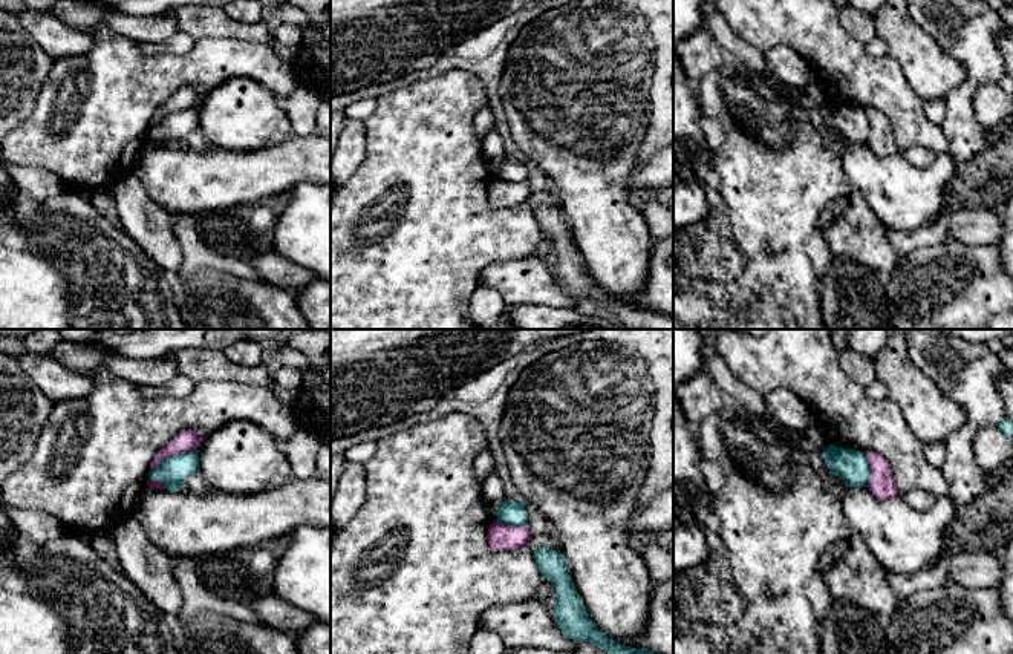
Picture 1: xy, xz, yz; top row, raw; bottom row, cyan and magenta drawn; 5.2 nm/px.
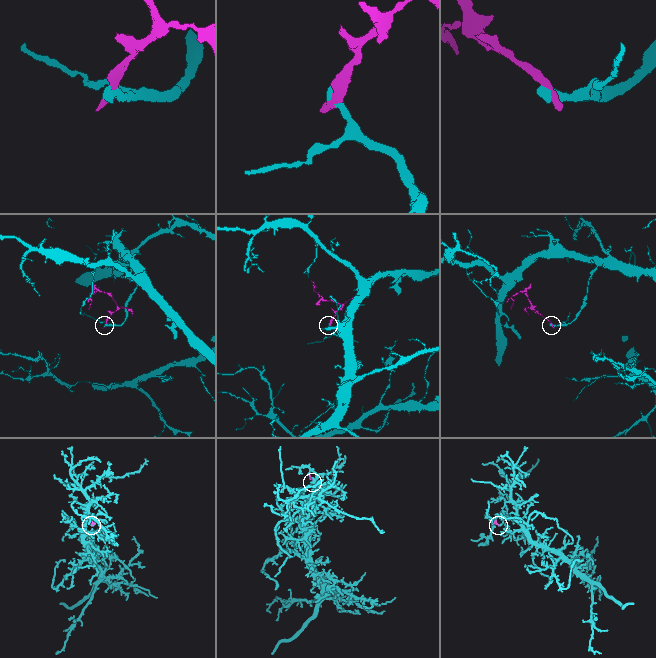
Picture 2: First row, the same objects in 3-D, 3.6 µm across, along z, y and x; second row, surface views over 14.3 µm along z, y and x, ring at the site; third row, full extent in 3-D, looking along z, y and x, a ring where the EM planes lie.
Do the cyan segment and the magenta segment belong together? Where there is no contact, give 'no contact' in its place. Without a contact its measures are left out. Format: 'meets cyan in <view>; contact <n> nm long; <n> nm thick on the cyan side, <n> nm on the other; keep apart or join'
meets cyan in xy; contact 260 nm long; 160 nm thick on the cyan side, 110 nm on the other; keep apart

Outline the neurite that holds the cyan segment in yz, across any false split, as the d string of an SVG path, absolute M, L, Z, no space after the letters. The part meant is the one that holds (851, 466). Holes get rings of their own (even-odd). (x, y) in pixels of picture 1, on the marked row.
M829 444L823 450L829 473L842 478L851 487L868 487L871 469L865 452Z

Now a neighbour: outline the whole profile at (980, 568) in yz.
M973 550L952 556L947 565L947 584L964 588L993 588L1002 577L999 550Z

